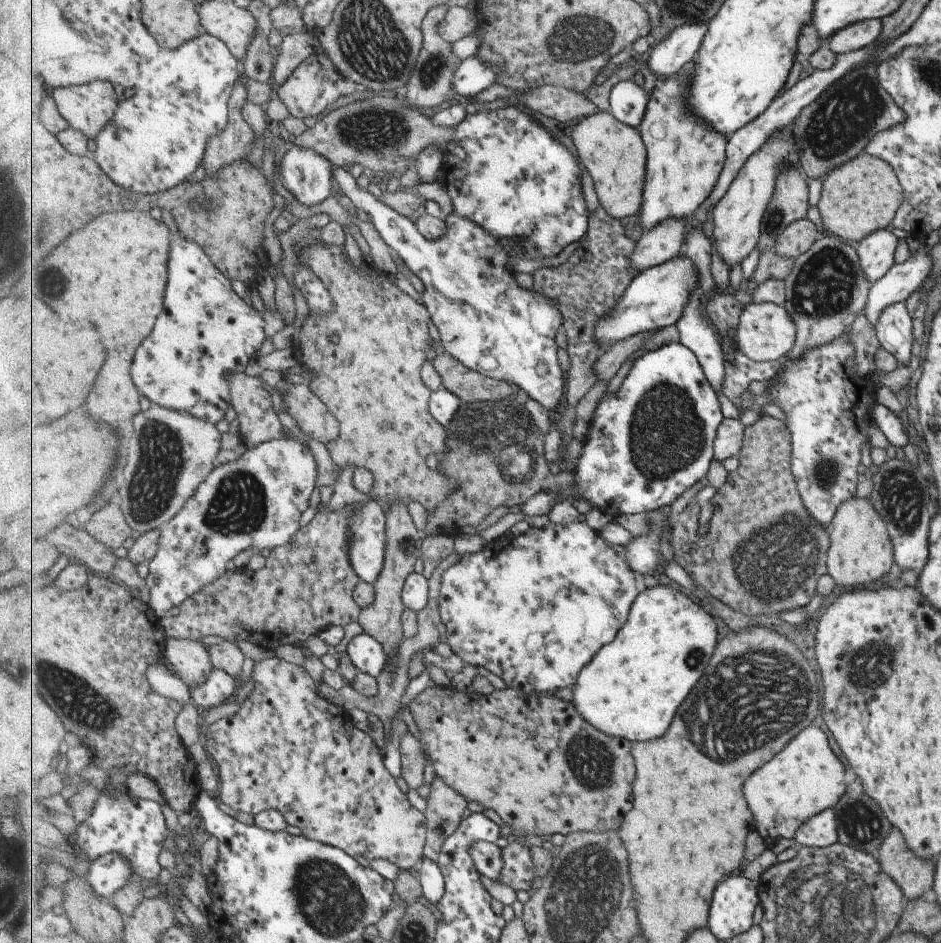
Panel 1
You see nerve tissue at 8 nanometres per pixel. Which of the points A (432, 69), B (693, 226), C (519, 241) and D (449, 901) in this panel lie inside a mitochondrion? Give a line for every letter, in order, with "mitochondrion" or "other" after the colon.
A: mitochondrion
B: other
C: other
D: other

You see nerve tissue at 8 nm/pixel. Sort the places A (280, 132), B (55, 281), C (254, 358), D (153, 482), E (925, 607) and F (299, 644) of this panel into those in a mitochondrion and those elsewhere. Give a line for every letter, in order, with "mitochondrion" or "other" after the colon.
A: other
B: mitochondrion
C: other
D: mitochondrion
E: other
F: other

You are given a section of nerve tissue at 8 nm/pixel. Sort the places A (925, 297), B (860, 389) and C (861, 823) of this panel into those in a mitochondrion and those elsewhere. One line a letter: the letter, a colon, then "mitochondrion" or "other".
A: other
B: other
C: mitochondrion

